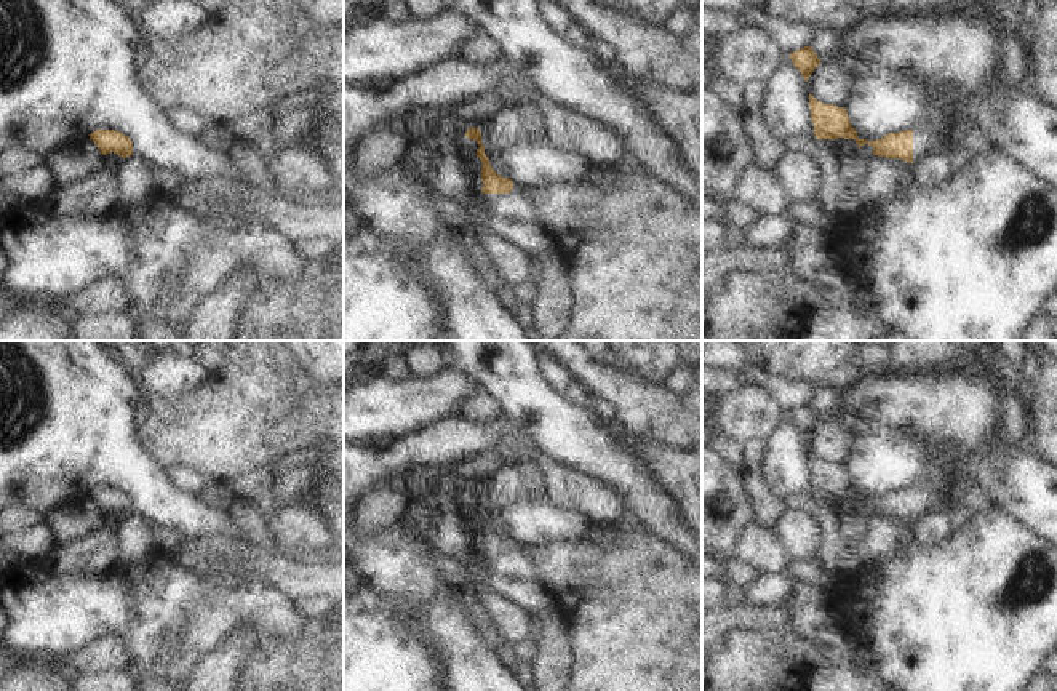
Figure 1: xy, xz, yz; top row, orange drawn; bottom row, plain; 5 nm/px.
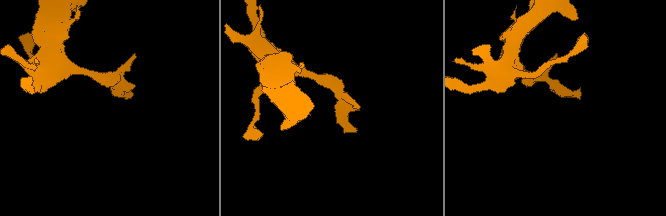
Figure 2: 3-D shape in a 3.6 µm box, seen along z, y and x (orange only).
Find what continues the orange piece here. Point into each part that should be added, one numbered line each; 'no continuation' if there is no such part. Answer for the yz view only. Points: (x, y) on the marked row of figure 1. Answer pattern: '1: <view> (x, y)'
no continuation

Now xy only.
no continuation

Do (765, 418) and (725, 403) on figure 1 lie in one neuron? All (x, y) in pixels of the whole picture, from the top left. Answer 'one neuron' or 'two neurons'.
one neuron

